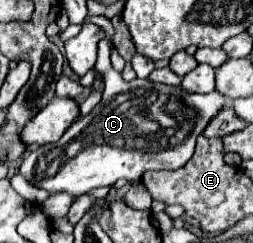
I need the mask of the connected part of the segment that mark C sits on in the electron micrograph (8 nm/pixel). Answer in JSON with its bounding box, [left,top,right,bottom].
[19,39,225,196]

